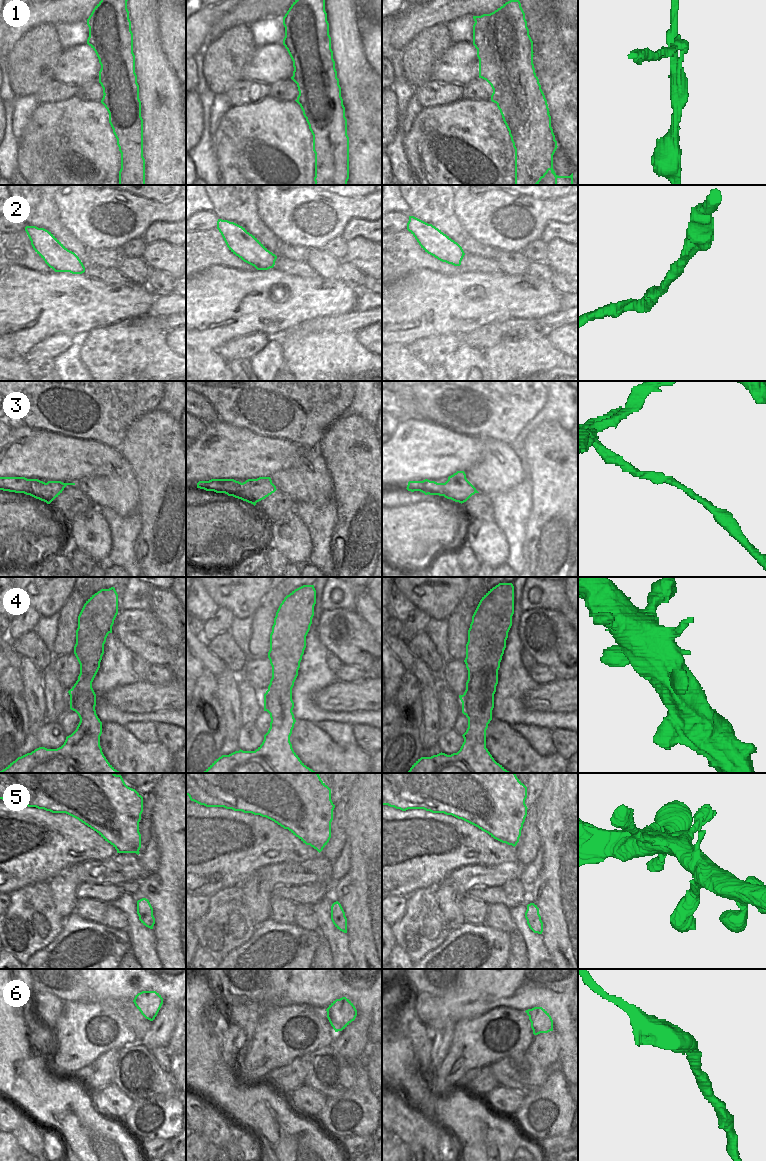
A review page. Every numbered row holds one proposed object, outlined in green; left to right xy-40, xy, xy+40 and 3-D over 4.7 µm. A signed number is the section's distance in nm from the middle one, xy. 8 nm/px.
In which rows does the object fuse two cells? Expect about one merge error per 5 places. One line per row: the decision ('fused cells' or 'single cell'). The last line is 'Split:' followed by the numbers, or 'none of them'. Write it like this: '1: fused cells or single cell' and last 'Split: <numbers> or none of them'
1: fused cells
2: single cell
3: fused cells
4: single cell
5: single cell
6: single cell
Split: 1, 3

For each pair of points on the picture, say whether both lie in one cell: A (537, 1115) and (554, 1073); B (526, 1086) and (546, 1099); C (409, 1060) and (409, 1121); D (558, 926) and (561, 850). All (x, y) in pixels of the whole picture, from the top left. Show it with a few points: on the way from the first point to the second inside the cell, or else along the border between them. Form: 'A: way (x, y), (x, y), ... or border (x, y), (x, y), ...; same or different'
A: way (547, 1105), (552, 1100), (554, 1094), (554, 1083); same
B: border (549, 1074), (537, 1088), (524, 1097); different
C: border (392, 1084), (398, 1084), (417, 1108); different
D: way (562, 907), (562, 869); same

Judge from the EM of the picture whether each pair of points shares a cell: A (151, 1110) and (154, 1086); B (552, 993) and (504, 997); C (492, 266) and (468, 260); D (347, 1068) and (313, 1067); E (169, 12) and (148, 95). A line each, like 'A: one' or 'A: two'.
A: two
B: one
C: one
D: one
E: two

